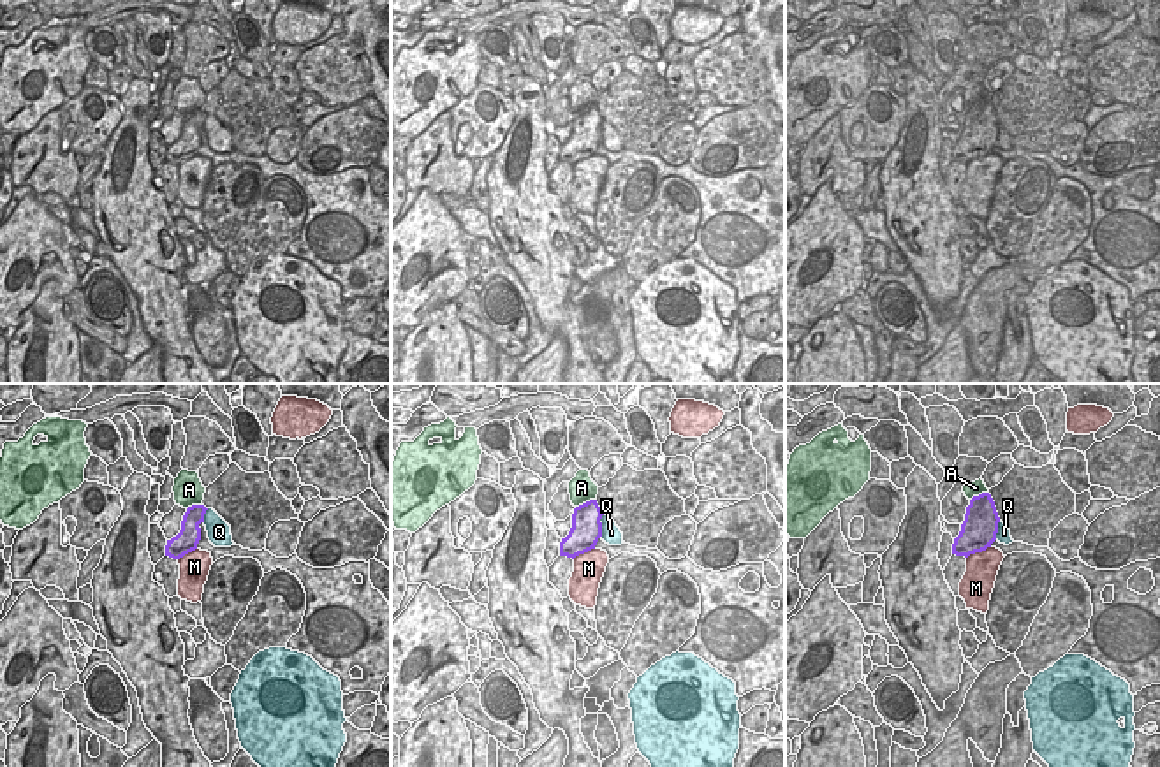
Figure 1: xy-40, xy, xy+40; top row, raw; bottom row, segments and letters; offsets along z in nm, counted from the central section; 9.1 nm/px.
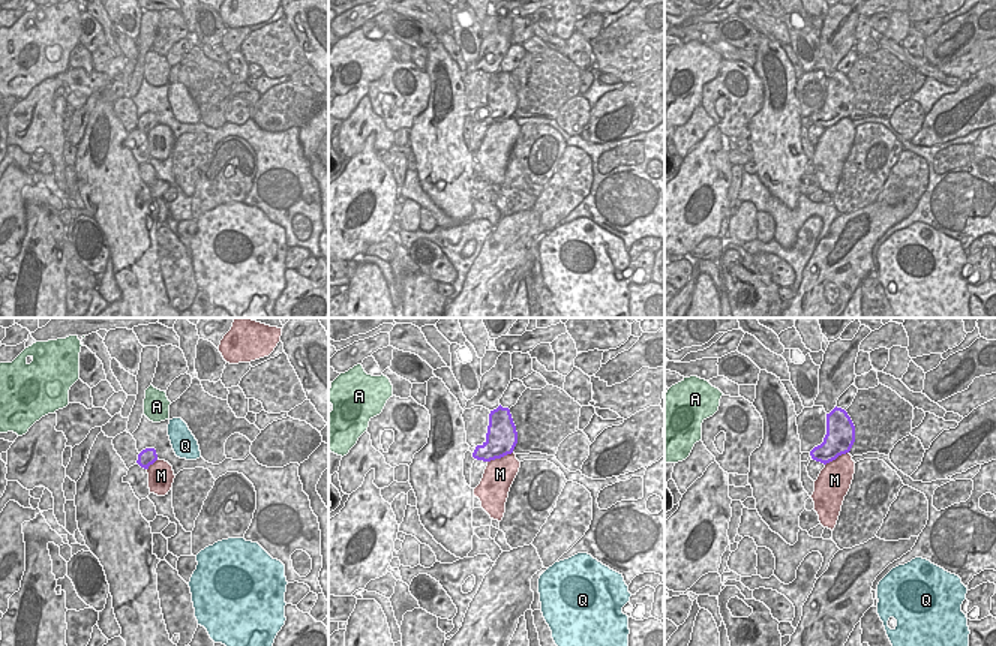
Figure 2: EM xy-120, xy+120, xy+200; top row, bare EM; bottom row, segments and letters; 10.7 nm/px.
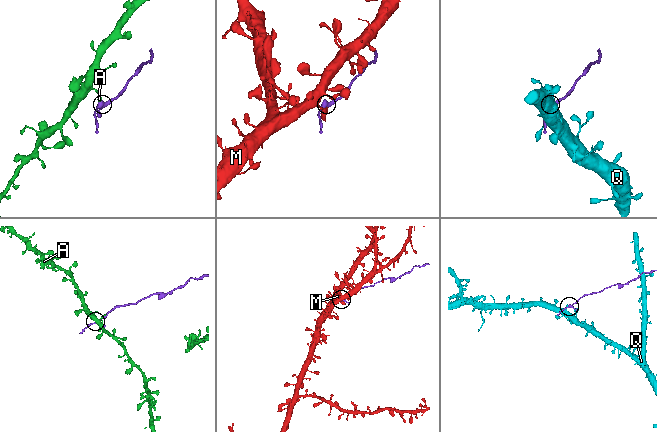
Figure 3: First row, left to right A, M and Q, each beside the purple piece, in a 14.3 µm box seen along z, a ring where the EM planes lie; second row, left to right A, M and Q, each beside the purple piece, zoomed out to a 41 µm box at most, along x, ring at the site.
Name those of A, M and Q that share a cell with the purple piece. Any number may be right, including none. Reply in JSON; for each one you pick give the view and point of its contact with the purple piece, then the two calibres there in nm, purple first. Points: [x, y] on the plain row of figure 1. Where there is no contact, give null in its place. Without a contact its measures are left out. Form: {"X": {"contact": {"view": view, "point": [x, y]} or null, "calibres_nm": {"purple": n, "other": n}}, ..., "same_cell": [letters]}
{"same_cell": []}

